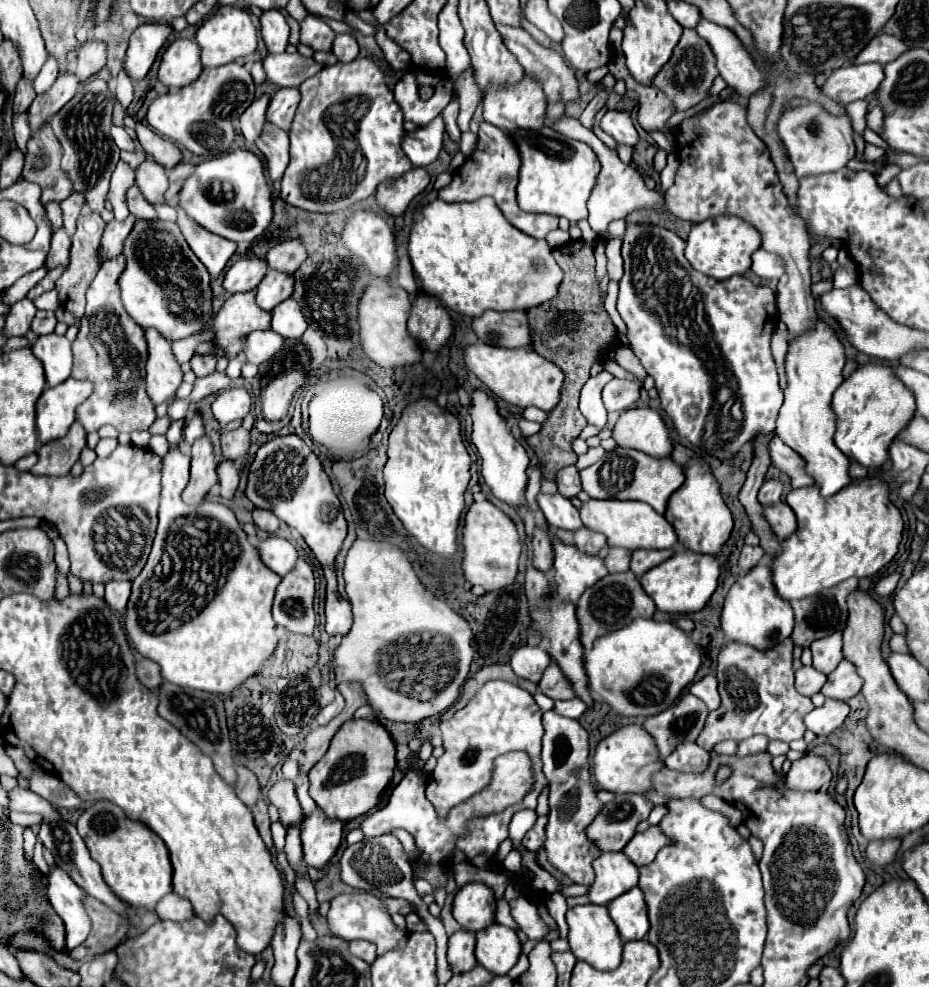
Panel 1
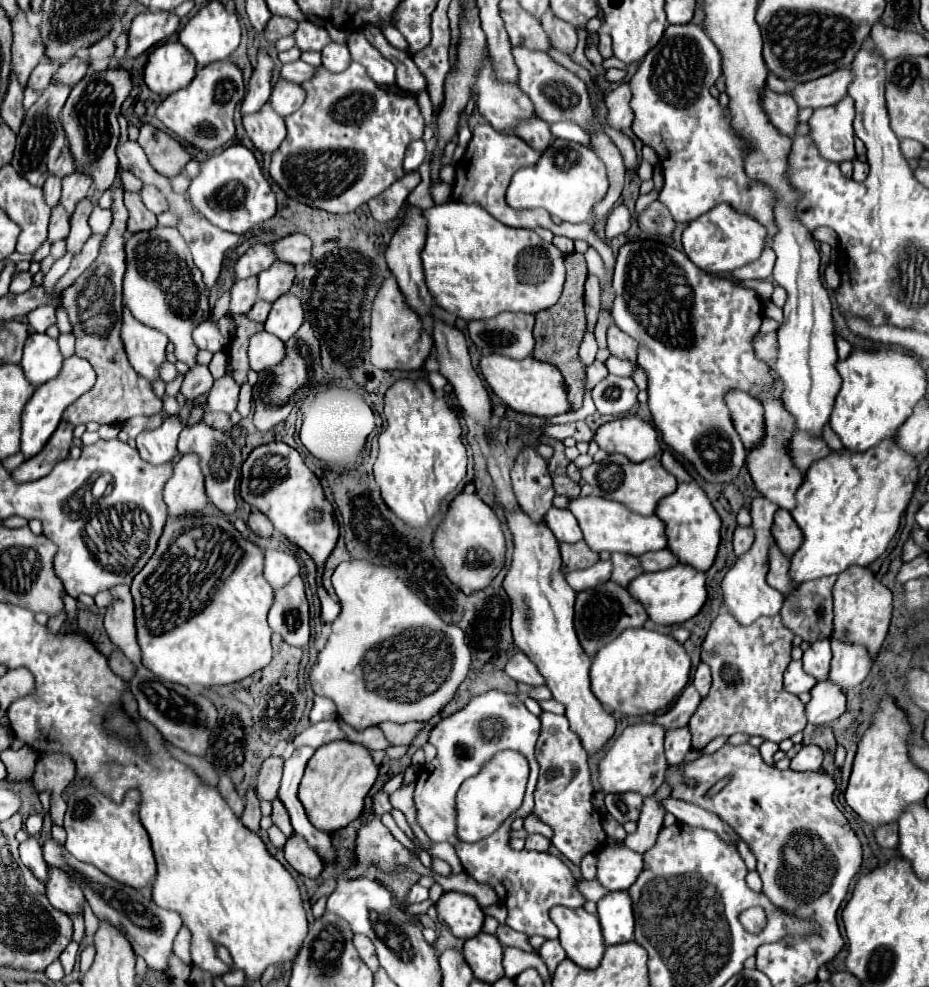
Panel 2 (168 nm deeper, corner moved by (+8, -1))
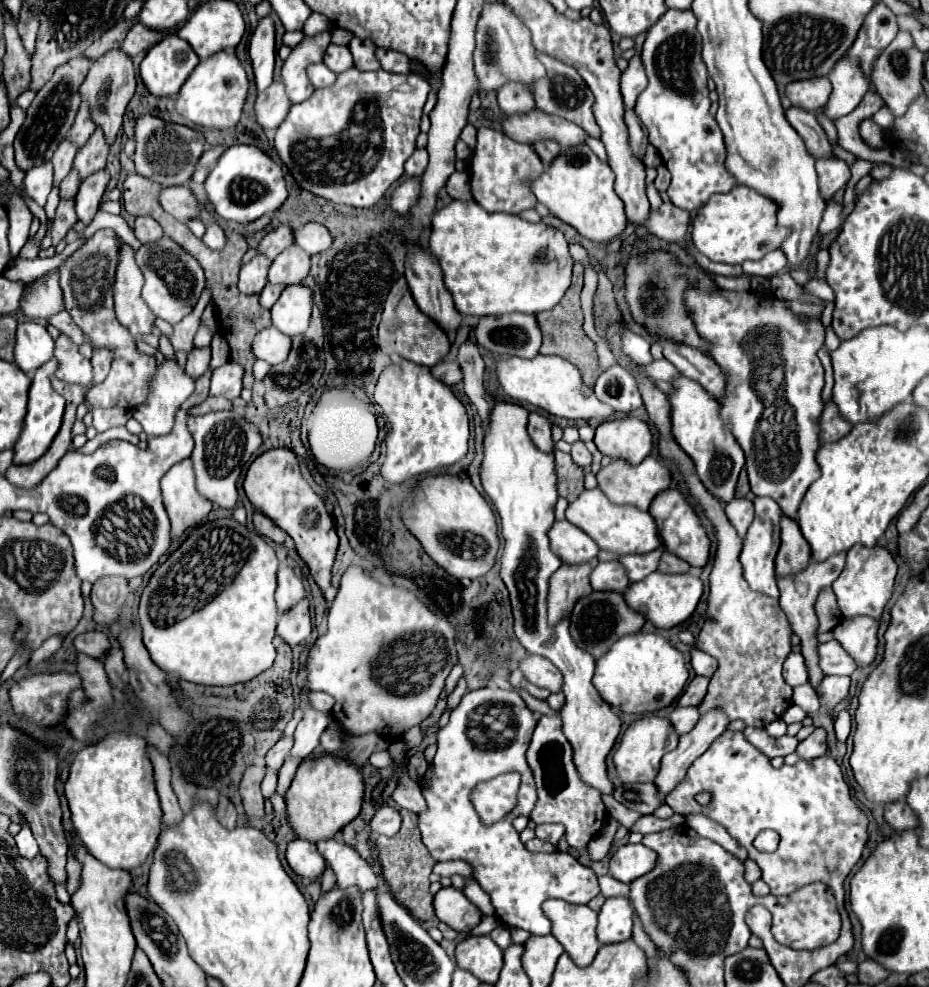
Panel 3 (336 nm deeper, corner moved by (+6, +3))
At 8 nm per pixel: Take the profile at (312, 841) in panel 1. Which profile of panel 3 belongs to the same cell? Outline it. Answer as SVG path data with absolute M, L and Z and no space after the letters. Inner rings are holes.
M294 838L292 842L288 842L286 860L294 874L298 874L300 878L316 880L326 870L326 862L316 850L316 844L302 838Z

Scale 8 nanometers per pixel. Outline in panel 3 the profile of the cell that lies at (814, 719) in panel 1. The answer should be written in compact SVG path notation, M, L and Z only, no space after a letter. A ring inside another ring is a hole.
M824 676L818 686L818 696L822 708L834 708L838 702L842 702L848 696L850 678L848 676Z

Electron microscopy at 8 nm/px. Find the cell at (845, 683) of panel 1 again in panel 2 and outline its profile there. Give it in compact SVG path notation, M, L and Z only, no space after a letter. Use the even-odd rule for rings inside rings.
M830 638L832 642L832 668L830 668L830 680L840 684L842 690L858 686L872 668L872 656L862 644L842 642L836 638Z

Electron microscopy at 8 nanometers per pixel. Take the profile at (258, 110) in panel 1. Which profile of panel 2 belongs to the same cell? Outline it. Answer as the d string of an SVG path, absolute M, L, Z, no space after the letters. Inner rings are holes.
M260 48L256 54L256 66L250 78L248 94L242 102L242 114L258 112L268 102L272 92L272 70L274 70L272 58L266 54L266 50Z

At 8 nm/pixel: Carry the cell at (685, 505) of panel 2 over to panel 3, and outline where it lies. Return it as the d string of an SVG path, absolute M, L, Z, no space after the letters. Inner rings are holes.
M668 488L664 492L660 492L650 510L648 510L656 524L658 524L658 532L660 532L660 538L664 542L664 548L672 554L678 554L678 558L686 560L690 566L706 566L708 562L708 556L710 556L710 538L706 534L706 528L702 526L702 520L700 516L696 514L696 510L692 508L692 504L688 502L688 498L678 490L678 488Z

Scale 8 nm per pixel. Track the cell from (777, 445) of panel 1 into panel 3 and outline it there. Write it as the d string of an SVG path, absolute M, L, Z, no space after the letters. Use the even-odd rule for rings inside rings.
M828 402L822 416L820 416L820 444L838 442L850 430L852 430L852 424L842 420L838 414L838 408L832 402Z

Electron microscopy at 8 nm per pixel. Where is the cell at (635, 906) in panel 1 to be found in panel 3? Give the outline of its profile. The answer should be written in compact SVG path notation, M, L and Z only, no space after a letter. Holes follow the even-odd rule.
M624 896L606 898L598 914L598 942L614 944L624 942L632 936L632 904Z

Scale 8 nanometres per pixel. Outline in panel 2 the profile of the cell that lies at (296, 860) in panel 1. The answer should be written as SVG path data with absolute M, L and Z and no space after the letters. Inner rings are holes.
M274 798L274 800L272 800L272 806L274 806L274 812L272 812L274 824L276 824L286 836L292 836L292 834L294 834L294 828L292 828L292 824L290 824L290 814L288 814L288 810L284 808L284 804L282 804L278 798Z

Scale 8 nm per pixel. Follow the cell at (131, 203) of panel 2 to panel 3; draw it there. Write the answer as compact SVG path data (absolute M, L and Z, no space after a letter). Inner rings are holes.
M138 216L134 222L134 234L140 242L154 242L164 236L162 226L152 216Z

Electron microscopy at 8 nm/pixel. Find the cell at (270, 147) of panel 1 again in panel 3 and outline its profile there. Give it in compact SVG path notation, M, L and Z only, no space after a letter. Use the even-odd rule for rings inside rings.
M280 80L272 82L272 86L268 90L258 94L256 104L254 104L258 126L262 130L276 130L280 126L280 122L284 122L290 106L292 104L284 92L282 82Z

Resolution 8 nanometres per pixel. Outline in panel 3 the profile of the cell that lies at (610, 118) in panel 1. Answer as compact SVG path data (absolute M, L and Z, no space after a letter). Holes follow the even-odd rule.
M634 56L628 64L628 68L622 72L622 78L620 78L620 92L622 92L622 98L624 98L626 110L634 110L636 98L646 88L646 82L648 80L646 80L646 74L644 74L642 60L640 60L640 56Z

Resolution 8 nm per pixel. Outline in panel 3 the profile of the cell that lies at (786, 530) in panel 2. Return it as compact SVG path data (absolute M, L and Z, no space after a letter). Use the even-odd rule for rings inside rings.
M782 516L782 544L776 556L776 576L788 576L800 572L810 562L810 546L800 534L796 520Z

